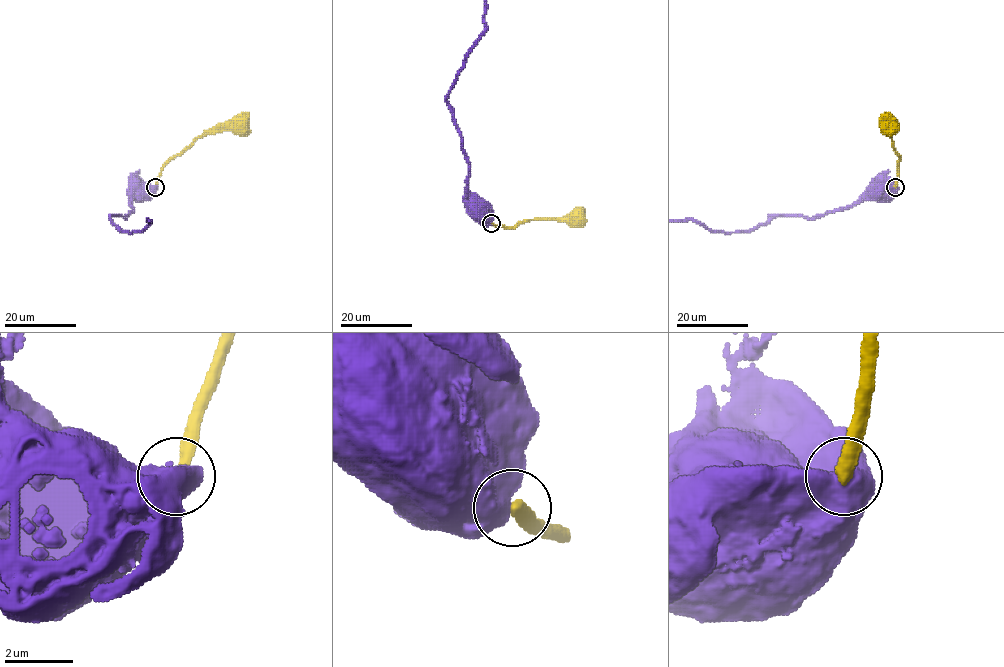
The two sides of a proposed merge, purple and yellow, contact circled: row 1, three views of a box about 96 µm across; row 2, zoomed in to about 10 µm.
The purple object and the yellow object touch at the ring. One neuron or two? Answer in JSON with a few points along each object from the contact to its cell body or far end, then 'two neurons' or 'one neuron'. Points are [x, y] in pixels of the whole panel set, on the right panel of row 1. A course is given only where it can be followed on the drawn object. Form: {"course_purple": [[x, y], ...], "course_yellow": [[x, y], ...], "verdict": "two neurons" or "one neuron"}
{"course_purple": [[895, 187], [881, 191]], "course_yellow": [[895, 187], [899, 157], [889, 126]], "verdict": "two neurons"}

